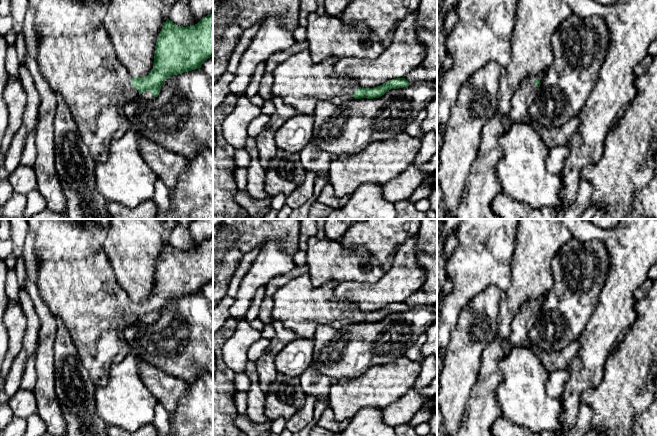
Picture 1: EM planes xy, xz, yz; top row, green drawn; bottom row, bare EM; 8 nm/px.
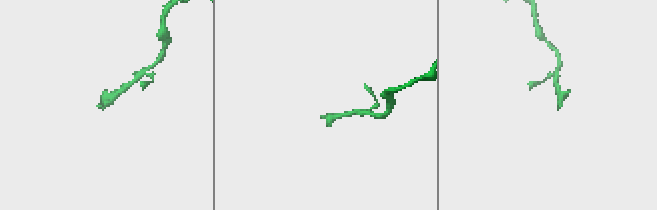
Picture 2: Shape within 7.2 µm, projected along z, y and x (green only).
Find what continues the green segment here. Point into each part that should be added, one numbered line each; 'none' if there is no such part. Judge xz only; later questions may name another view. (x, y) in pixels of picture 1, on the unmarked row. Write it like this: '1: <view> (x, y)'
1: xz (300, 306)

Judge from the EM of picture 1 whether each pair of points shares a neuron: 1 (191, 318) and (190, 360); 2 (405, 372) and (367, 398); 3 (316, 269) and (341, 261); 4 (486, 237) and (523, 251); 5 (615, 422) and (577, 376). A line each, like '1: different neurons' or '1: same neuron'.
1: same neuron
2: same neuron
3: same neuron
4: different neurons
5: different neurons

